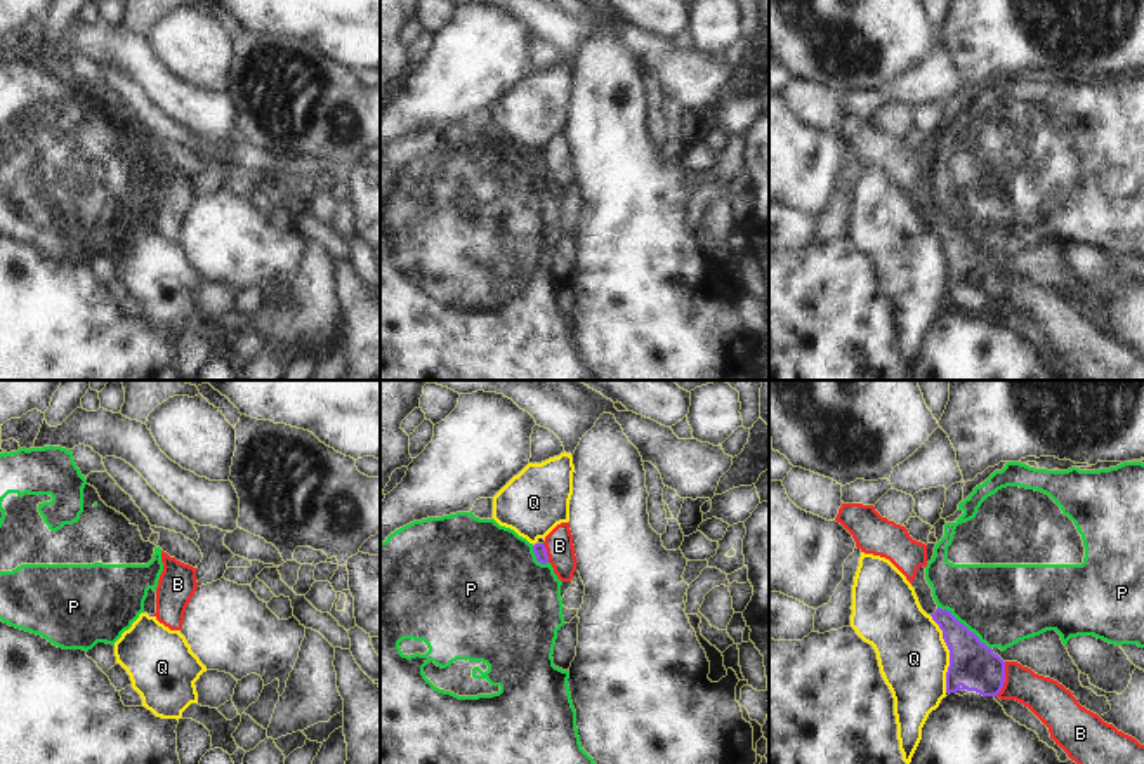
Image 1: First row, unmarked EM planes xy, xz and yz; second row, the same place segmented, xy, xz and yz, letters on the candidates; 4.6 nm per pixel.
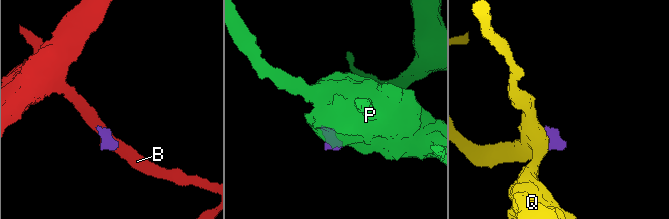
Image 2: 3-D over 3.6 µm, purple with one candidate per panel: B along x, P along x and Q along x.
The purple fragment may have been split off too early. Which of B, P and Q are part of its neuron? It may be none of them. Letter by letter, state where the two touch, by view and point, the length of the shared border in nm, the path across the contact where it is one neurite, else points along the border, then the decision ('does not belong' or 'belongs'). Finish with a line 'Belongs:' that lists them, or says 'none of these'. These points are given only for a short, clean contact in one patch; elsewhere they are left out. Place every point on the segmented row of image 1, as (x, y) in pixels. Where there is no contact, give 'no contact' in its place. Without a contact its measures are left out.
B: contact yz (1004, 679); length 170 nm; border yz (1005, 662), (1005, 681), (995, 695); does not belong
P: contact yz (962, 624); length 320 nm; way yz (973, 665), (969, 631), (962, 624), (979, 606), (1002, 605); belongs
Q: contact yz (950, 653); length 360 nm; border yz (929, 615), (941, 631), (948, 650), (946, 691); does not belong
Belongs: P

